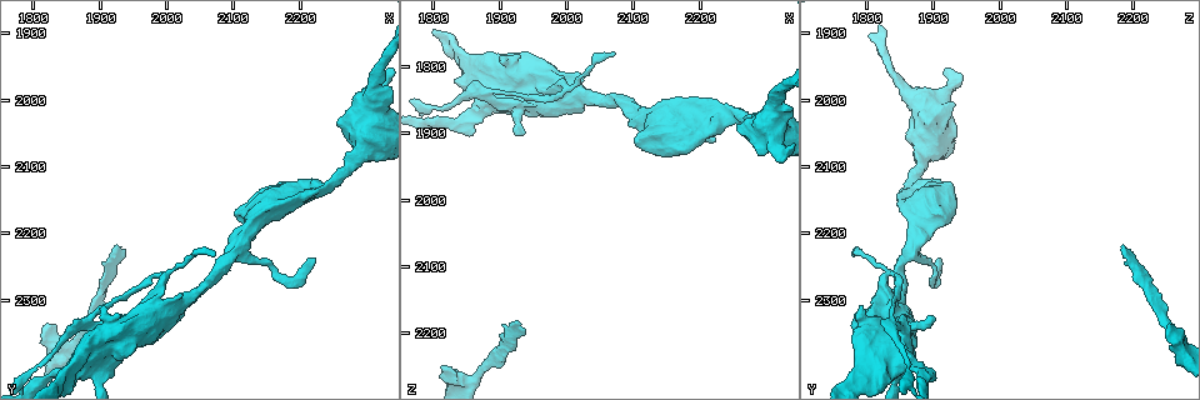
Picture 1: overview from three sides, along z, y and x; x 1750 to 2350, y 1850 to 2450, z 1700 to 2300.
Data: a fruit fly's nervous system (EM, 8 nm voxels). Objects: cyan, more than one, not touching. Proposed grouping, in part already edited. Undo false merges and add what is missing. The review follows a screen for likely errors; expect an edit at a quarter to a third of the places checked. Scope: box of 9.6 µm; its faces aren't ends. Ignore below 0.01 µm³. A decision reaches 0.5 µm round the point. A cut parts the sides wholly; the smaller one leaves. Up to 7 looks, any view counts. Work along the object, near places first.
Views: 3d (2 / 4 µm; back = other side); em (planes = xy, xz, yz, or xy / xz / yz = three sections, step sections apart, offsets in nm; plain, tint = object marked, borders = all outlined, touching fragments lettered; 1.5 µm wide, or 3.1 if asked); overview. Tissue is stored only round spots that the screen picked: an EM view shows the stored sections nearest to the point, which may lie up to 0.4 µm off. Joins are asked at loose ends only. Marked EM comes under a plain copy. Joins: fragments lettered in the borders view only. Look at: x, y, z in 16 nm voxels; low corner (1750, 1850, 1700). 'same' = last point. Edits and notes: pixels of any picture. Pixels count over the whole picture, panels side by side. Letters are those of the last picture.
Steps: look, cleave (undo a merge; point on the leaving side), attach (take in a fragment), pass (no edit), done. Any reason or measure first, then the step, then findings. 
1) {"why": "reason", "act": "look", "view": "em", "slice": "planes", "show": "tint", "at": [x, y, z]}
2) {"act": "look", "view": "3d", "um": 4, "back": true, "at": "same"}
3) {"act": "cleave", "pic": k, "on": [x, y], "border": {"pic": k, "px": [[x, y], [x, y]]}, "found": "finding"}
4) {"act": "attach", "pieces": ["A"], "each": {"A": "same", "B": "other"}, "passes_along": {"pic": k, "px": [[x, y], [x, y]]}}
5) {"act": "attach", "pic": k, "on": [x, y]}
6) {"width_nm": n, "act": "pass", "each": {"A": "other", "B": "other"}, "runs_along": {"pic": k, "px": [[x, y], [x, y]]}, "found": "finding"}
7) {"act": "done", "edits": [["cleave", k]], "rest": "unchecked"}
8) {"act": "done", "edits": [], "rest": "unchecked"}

{"act": "look", "view": "em", "slice": "xz", "step": 4, "show": "tint", "at": [1850, 2420, 1820]}

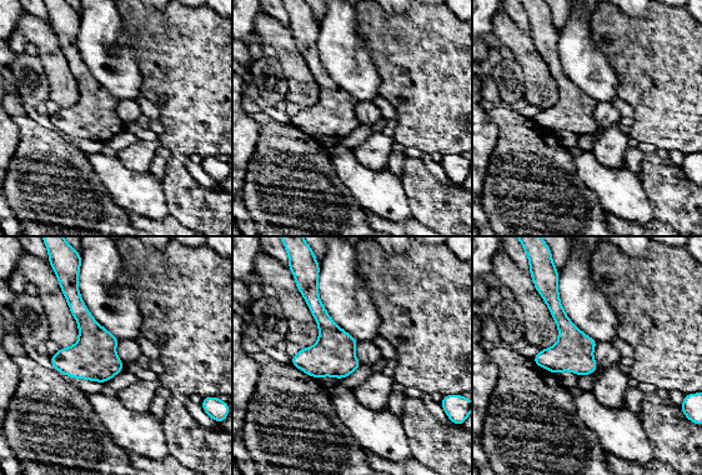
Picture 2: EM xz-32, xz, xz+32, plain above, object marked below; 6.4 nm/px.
{"why": "another direction", "act": "look", "view": "em", "slice": "planes", "show": "borders", "at": "same"}

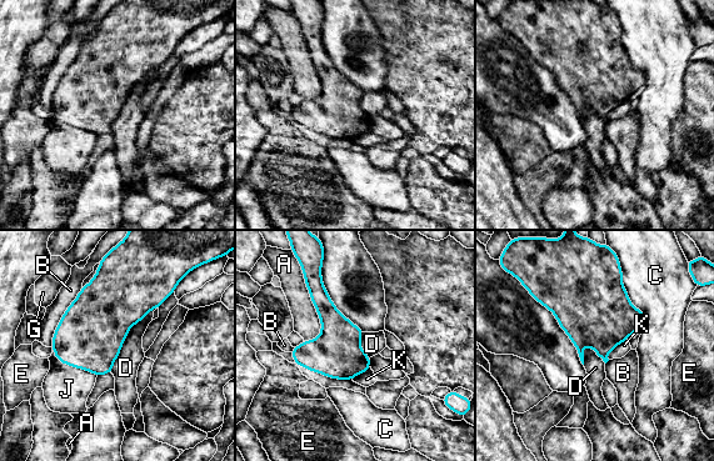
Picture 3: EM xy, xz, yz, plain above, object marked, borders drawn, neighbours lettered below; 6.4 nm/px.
{"width_nm": 320, "act": "pass", "each": {"A": "other", "B": "other", "C": "other", "D": "other", "E": "other", "G": "other", "J": "other", "K": "other"}, "border": {"pic": 3, "px": [[303, 272], [320, 320], [309, 341]]}, "found": "continuous, no second cell"}

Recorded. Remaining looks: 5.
{"why": "tapers out", "act": "look", "view": "3d", "um": 2, "at": [1930, 2220, 2185]}

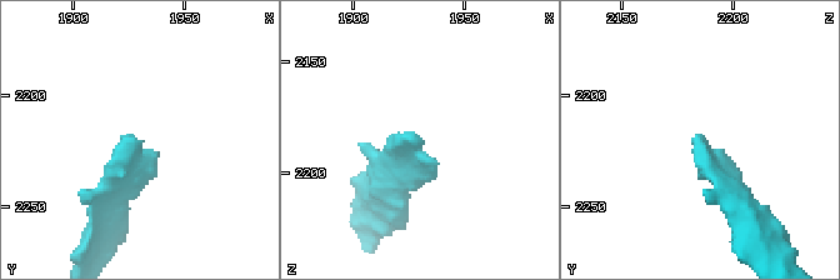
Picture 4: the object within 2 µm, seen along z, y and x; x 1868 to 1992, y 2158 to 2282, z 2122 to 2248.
{"why": "need the tissue", "act": "look", "view": "em", "slice": "planes", "show": "borders", "at": [1931, 2220, 2184]}

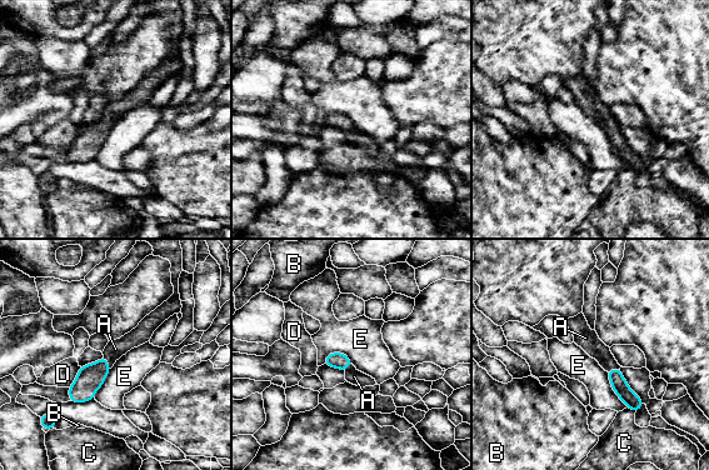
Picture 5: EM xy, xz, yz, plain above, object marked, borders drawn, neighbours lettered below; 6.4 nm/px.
{"act": "attach", "pieces": ["A"], "each": {"A": "same", "B": "other", "C": "other", "D": "other", "E": "other"}, "found": "it goes on there"}

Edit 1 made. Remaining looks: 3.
{"act": "done", "edits": [["attach", 5]], "rest": "unchecked"}

